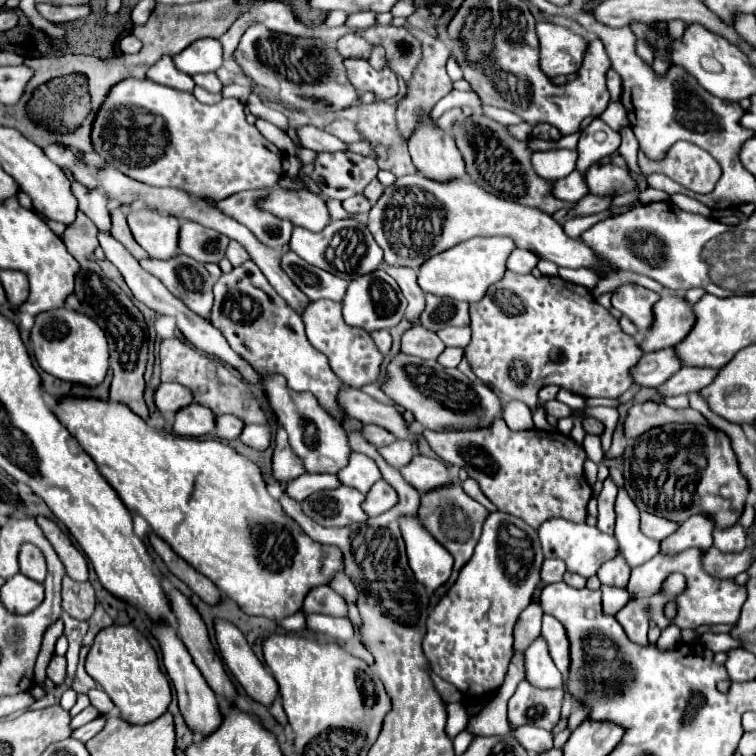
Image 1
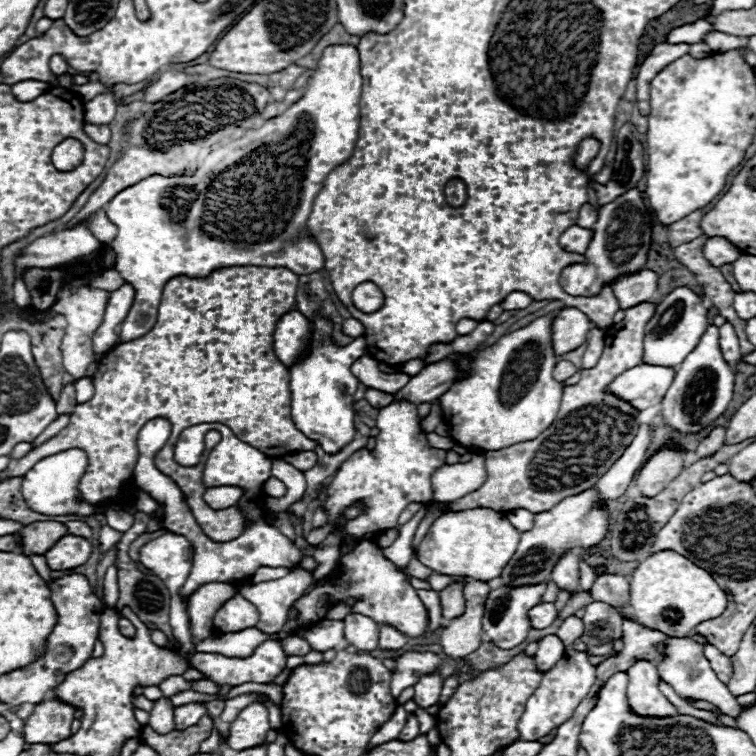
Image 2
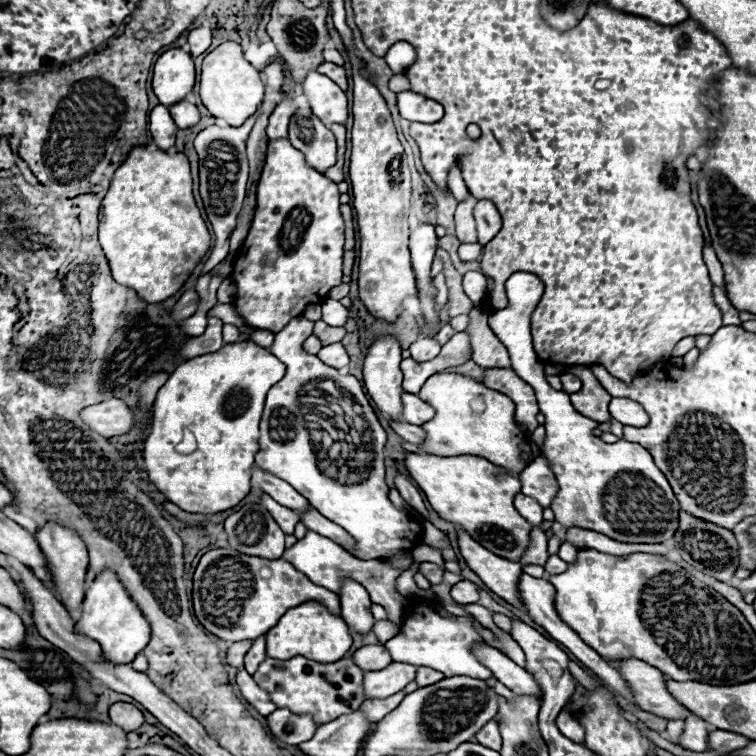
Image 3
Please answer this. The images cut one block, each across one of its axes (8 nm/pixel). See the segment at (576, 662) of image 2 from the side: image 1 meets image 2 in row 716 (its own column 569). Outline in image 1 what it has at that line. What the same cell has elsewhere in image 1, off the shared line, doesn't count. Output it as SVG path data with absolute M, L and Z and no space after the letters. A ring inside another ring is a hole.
M550 518L546 520L540 528L538 528L538 536L544 548L544 558L560 558L566 562L566 568L590 578L596 574L596 570L600 568L602 562L606 562L608 558L612 558L612 554L616 554L618 550L618 542L614 536L608 536L600 530L596 530L596 526L588 526L588 524L576 524L564 518Z

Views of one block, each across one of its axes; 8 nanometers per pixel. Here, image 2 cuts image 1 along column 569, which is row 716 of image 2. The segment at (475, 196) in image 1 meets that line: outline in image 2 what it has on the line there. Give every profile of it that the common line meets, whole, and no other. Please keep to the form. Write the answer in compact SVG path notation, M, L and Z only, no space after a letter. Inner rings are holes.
M252 702L236 716L234 722L230 722L226 744L234 750L246 750L264 744L268 730L270 724L268 724L266 706Z

